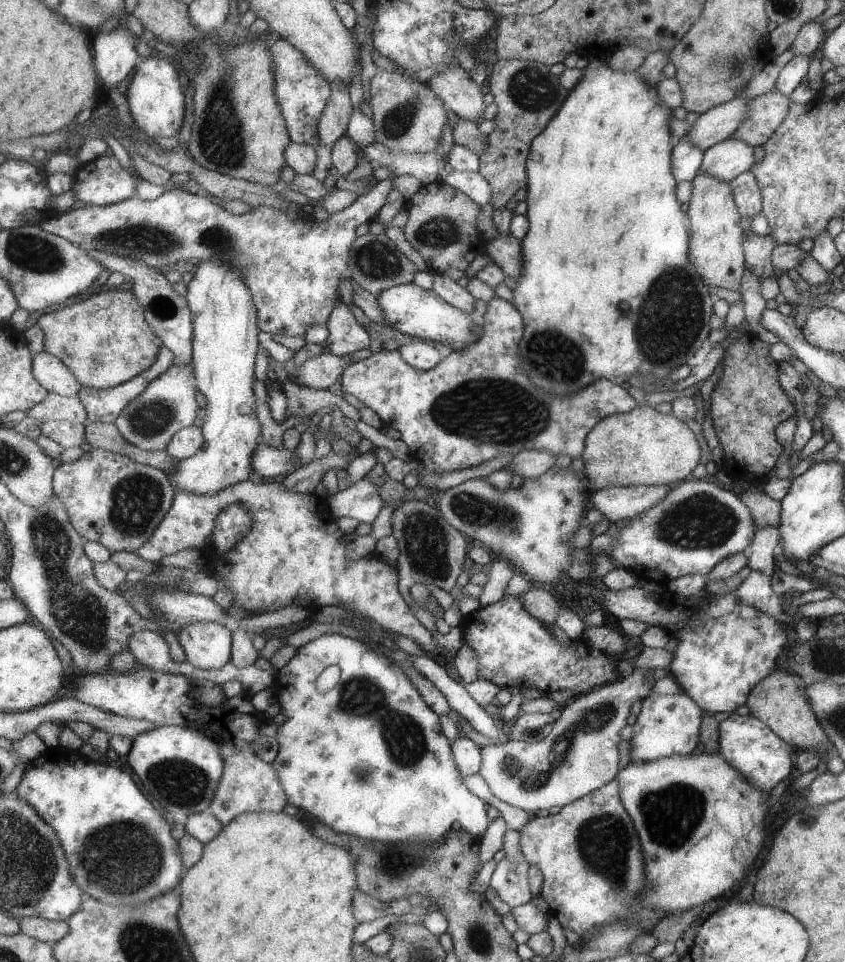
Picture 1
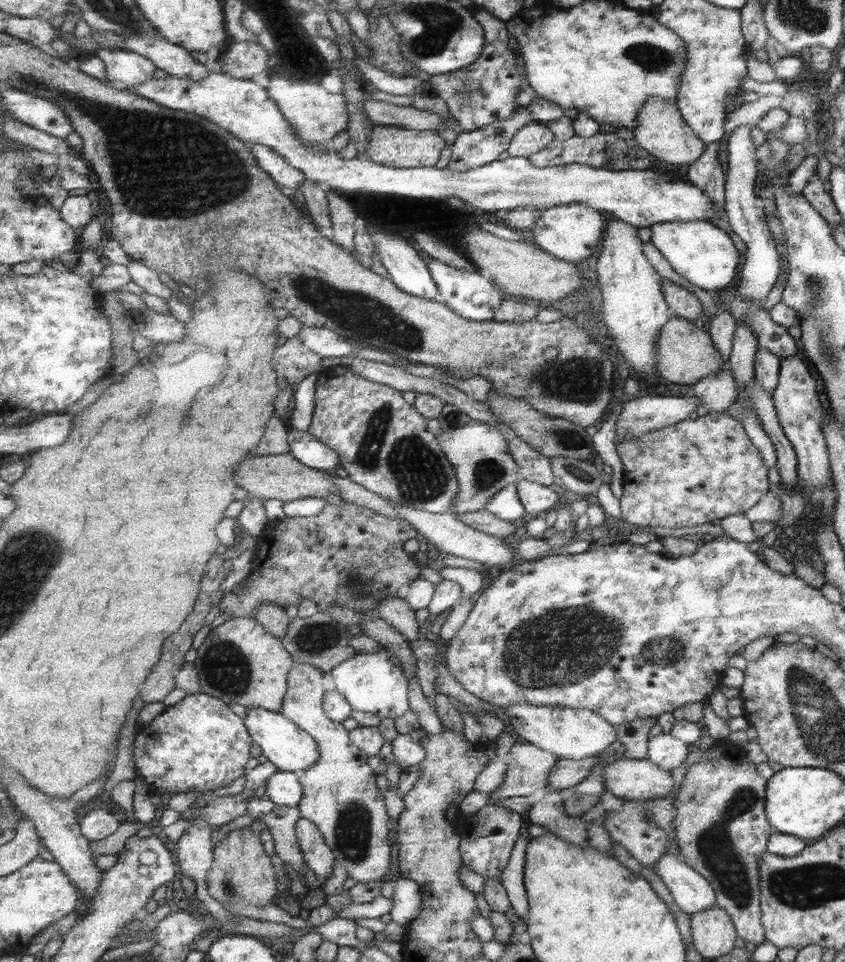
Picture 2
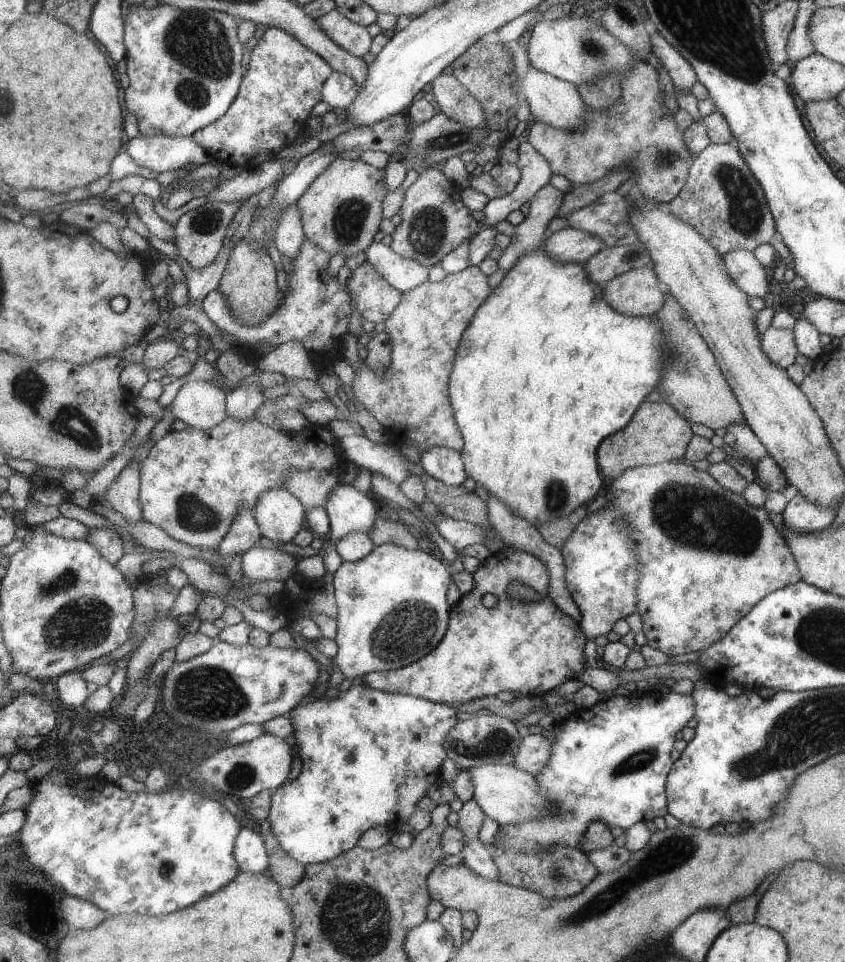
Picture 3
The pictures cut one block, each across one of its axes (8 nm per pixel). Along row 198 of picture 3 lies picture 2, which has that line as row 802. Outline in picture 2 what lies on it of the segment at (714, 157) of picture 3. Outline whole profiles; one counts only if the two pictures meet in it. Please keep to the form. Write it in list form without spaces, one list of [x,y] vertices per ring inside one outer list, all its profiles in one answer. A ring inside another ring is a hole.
[[[713,744],[703,752],[701,762],[691,766],[681,780],[677,790],[677,798],[673,802],[675,818],[673,818],[673,834],[677,848],[681,852],[681,860],[691,866],[697,874],[701,874],[715,894],[715,904],[721,906],[737,926],[737,938],[745,944],[751,942],[759,946],[765,940],[765,928],[761,924],[761,856],[767,852],[771,834],[771,822],[765,818],[767,794],[765,780],[757,772],[757,766],[747,762],[747,754],[733,744]]]

